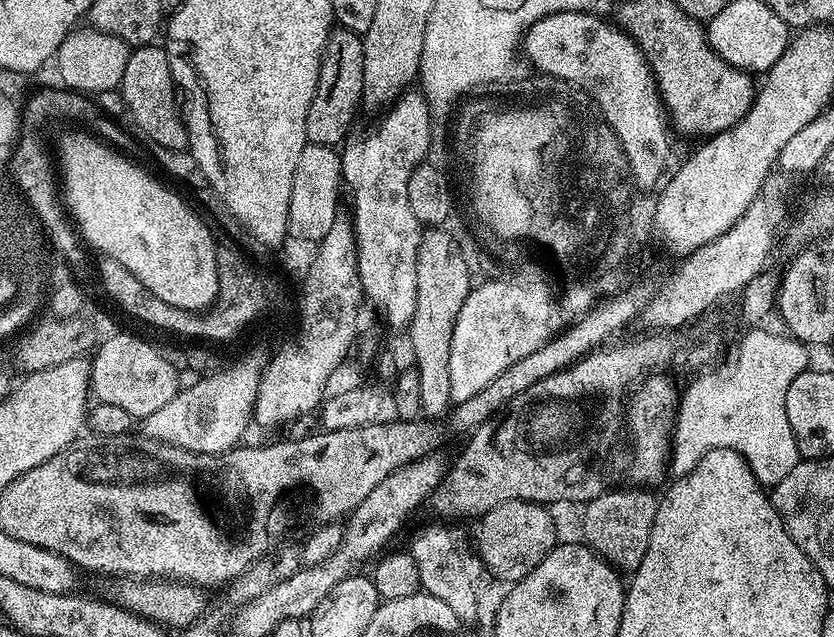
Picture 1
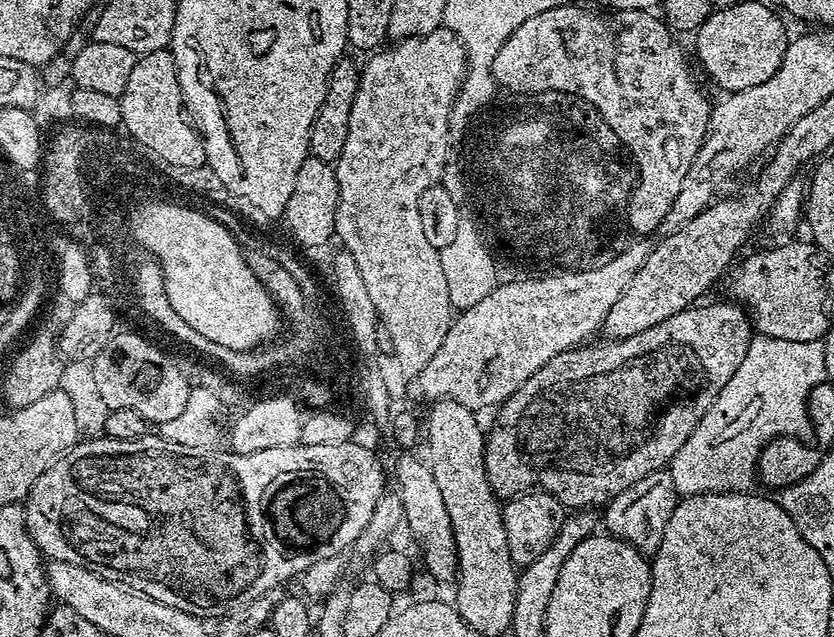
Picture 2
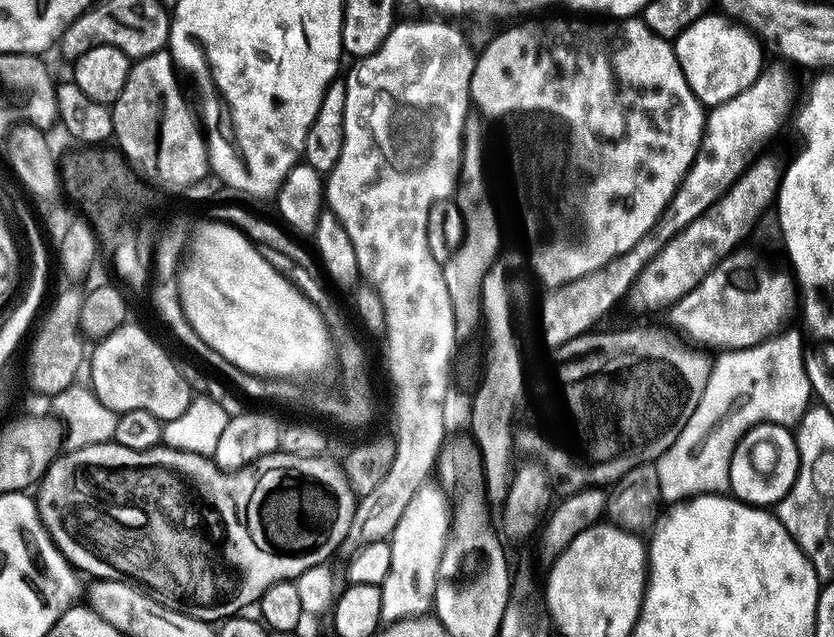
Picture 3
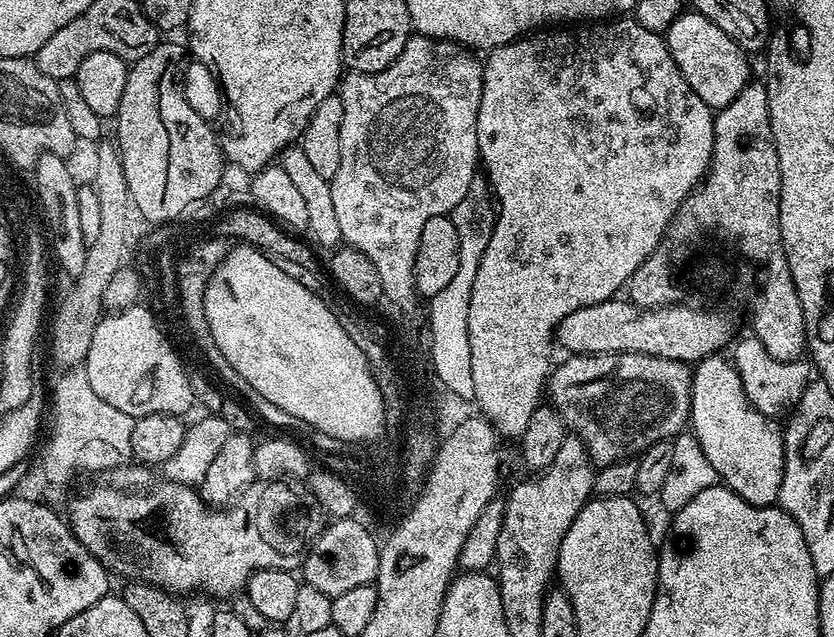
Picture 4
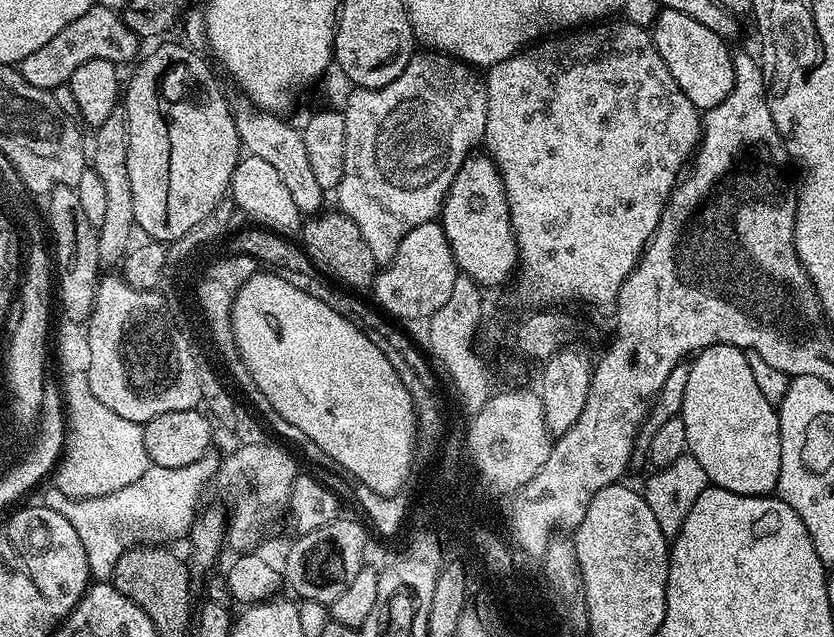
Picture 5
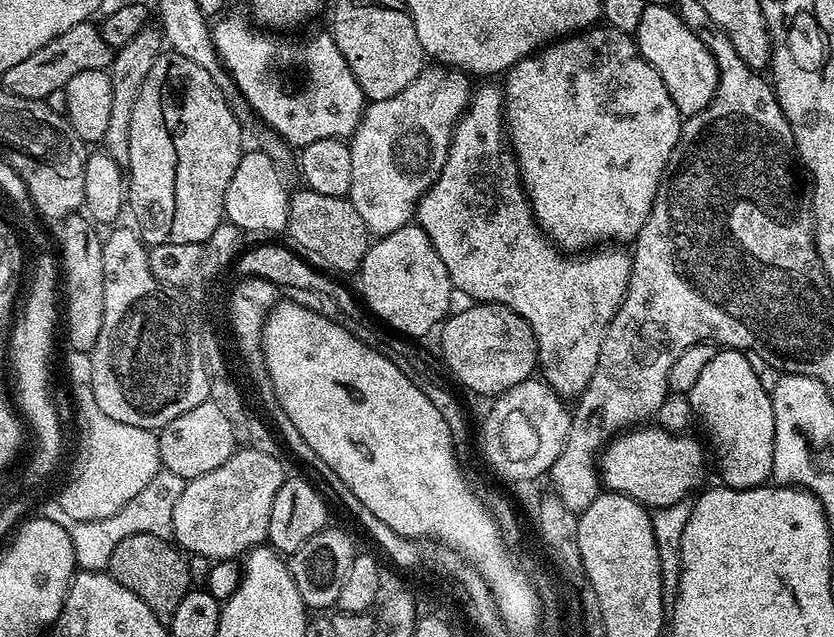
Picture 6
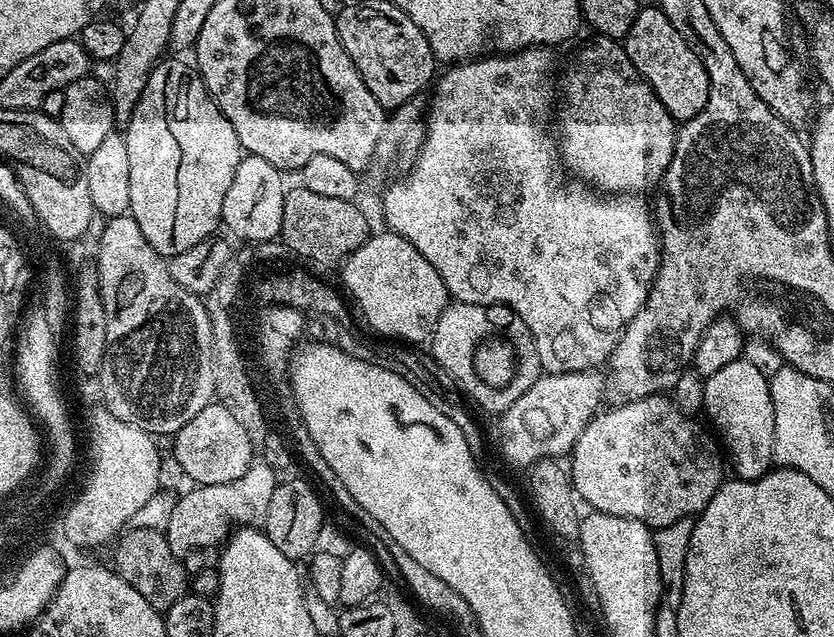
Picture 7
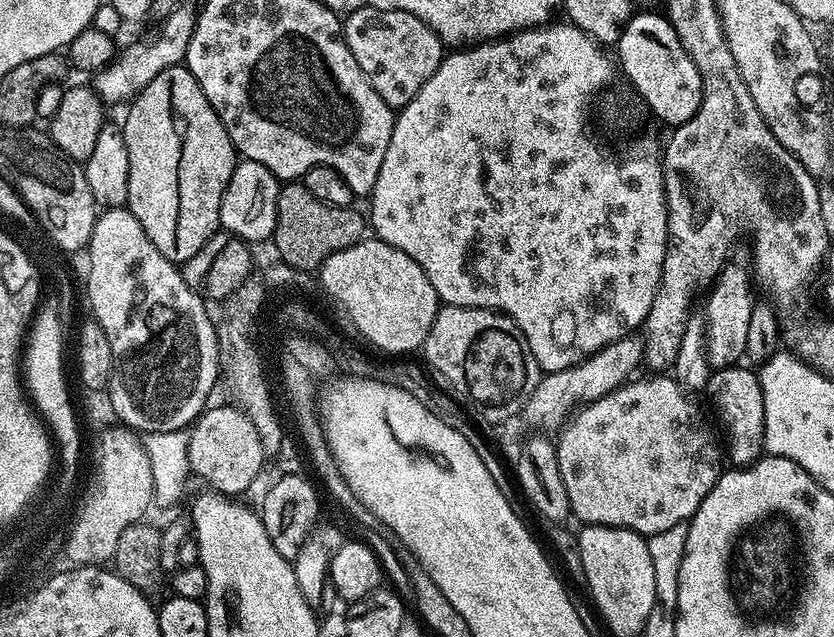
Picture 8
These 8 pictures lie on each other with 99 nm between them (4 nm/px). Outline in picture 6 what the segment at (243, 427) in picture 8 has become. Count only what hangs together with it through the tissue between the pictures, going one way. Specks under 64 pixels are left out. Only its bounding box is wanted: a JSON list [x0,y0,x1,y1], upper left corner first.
[156,402,238,481]

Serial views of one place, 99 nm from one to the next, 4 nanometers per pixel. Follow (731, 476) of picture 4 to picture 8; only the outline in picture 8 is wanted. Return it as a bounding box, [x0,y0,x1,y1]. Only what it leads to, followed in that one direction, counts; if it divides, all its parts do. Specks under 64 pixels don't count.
[708,367,765,467]

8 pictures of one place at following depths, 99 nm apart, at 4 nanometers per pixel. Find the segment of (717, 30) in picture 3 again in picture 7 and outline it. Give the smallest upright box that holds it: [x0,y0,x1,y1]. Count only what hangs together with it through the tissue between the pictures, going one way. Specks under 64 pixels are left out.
[622,6,708,122]

